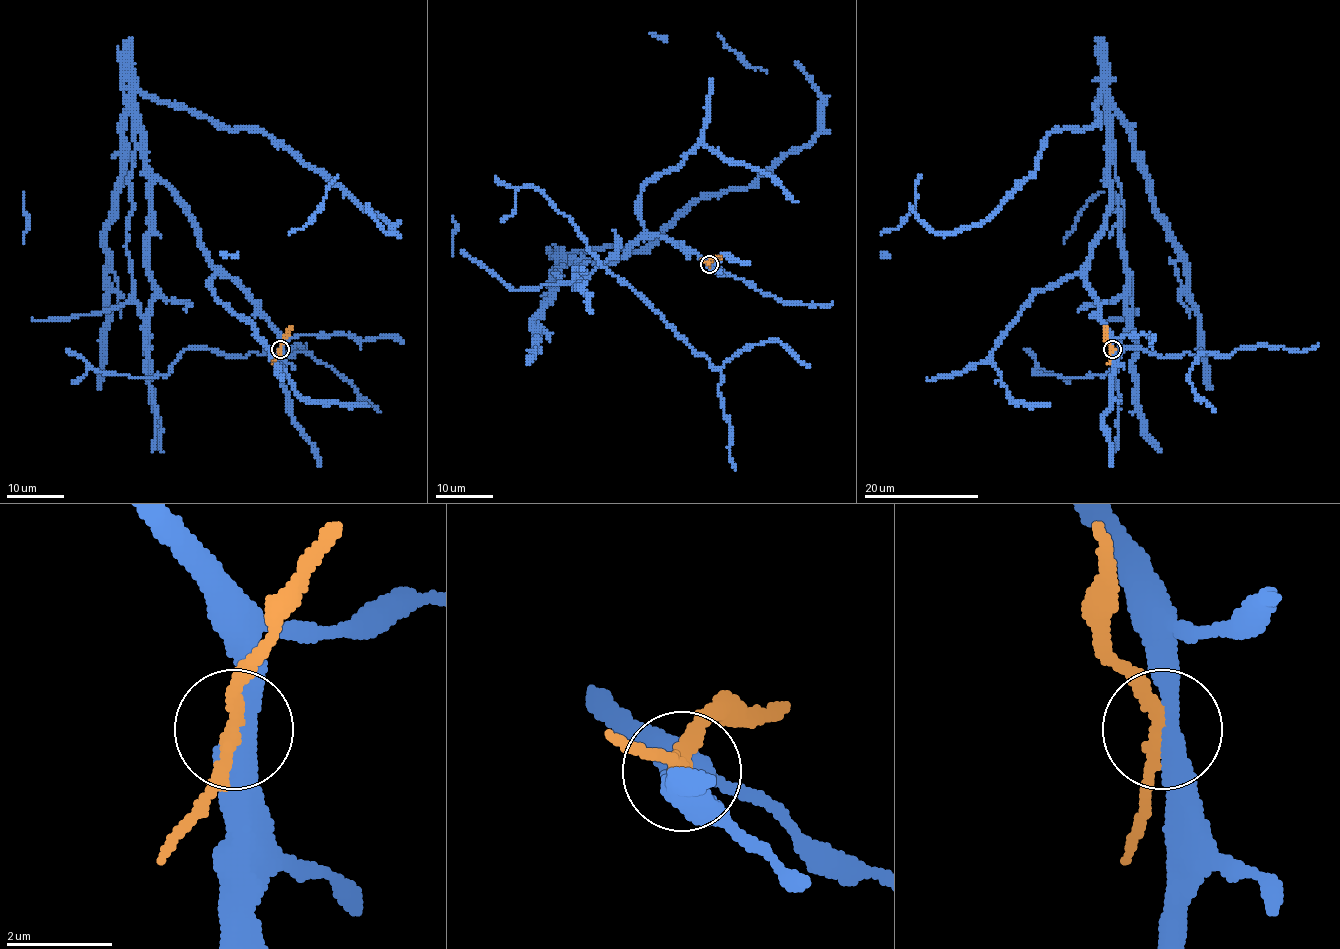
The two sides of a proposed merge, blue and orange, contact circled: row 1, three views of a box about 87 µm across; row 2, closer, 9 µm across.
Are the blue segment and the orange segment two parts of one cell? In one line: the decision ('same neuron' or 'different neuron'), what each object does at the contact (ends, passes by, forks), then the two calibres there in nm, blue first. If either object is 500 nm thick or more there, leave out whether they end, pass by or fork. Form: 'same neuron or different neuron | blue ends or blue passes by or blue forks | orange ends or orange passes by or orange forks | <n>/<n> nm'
different neuron | blue passes by | orange passes by | 400/260 nm

